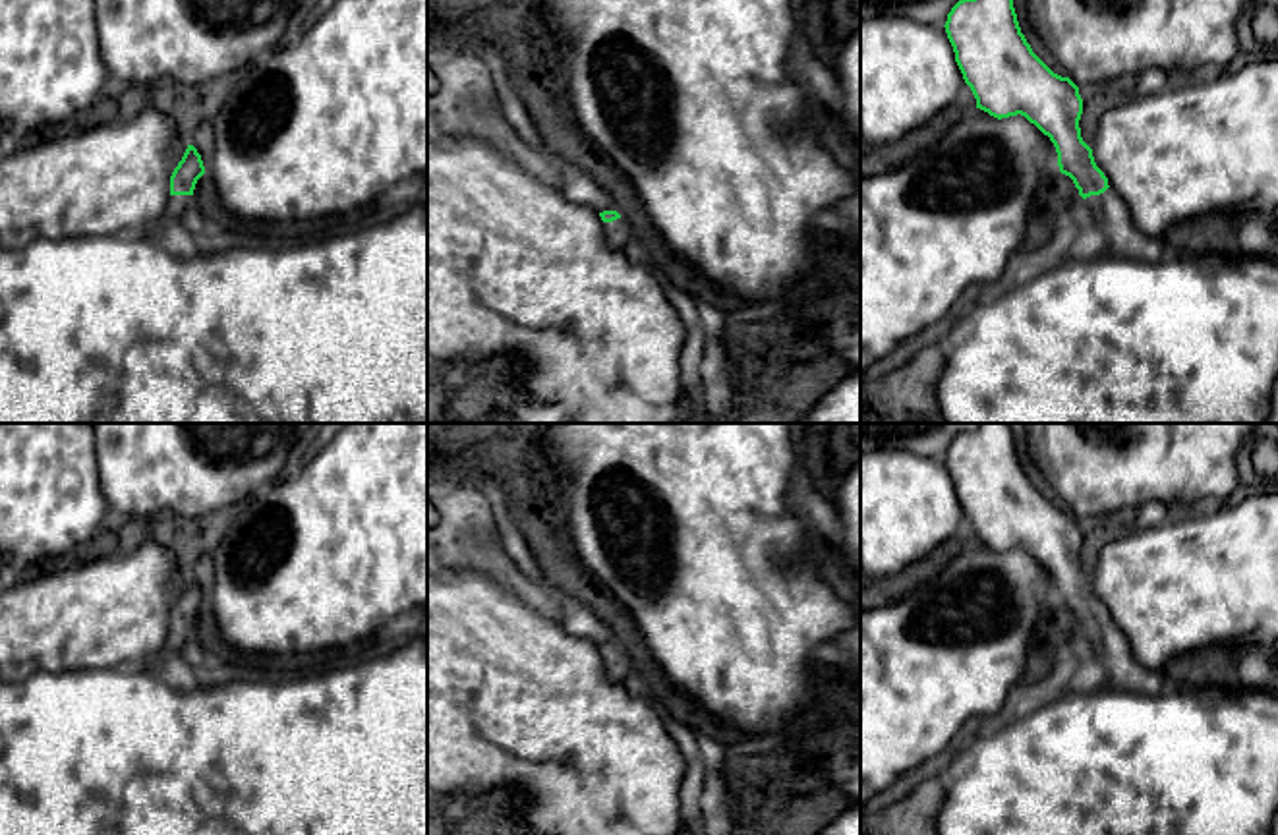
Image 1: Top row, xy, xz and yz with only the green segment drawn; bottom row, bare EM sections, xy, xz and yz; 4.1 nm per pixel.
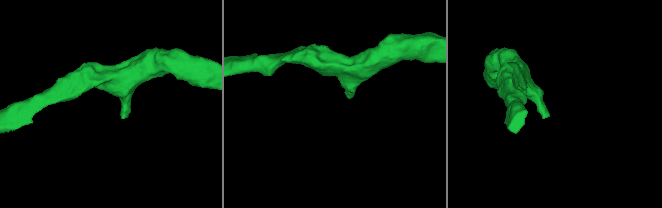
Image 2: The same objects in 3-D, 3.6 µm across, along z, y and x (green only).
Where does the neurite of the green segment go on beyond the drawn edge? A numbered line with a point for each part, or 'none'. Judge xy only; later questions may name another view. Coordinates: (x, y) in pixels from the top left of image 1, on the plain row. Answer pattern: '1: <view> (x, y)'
1: xy (165, 663)

